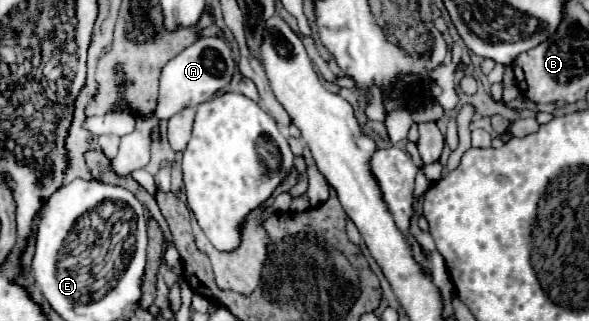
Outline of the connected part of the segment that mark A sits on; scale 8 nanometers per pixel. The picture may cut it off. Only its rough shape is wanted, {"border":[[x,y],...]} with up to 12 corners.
{"border":[[199,38],[165,64],[155,116],[169,120],[231,82],[223,38]]}

